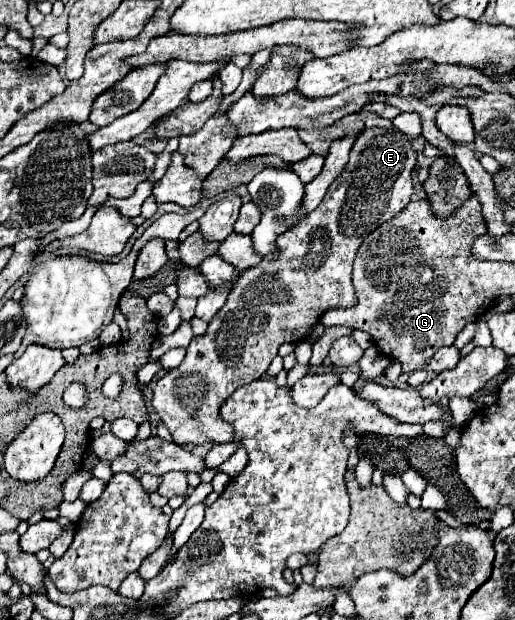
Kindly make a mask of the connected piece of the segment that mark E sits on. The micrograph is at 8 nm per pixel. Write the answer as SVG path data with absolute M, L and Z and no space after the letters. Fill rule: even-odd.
M372 128L354 142L350 162L346 164L342 178L330 188L328 196L324 196L320 206L310 212L304 224L298 224L292 232L280 236L280 260L262 260L258 266L248 268L246 276L236 282L236 288L232 288L232 296L228 296L224 308L220 308L220 312L210 320L206 332L190 342L182 364L168 370L156 382L152 406L168 426L176 444L198 446L204 442L234 442L232 424L220 418L220 406L234 394L234 390L258 380L268 370L284 342L302 342L308 328L318 324L324 312L332 308L350 308L356 304L356 292L352 286L352 264L356 250L360 248L364 236L406 208L412 196L410 174L414 166L416 152L402 132Z

